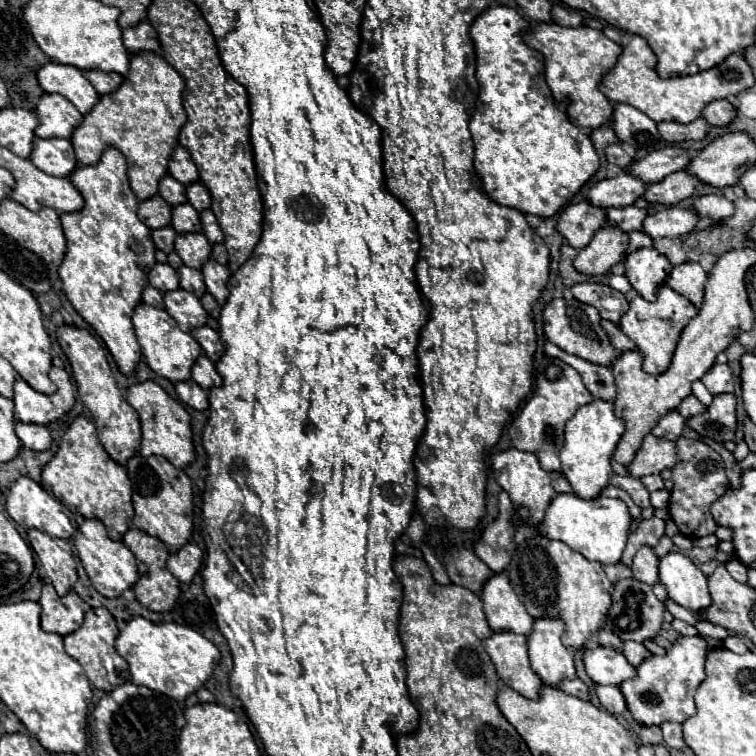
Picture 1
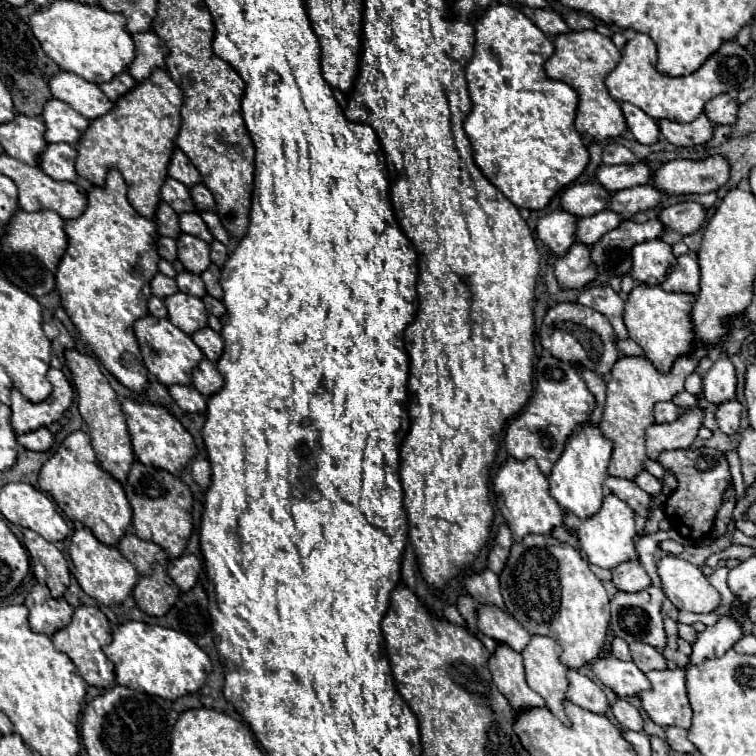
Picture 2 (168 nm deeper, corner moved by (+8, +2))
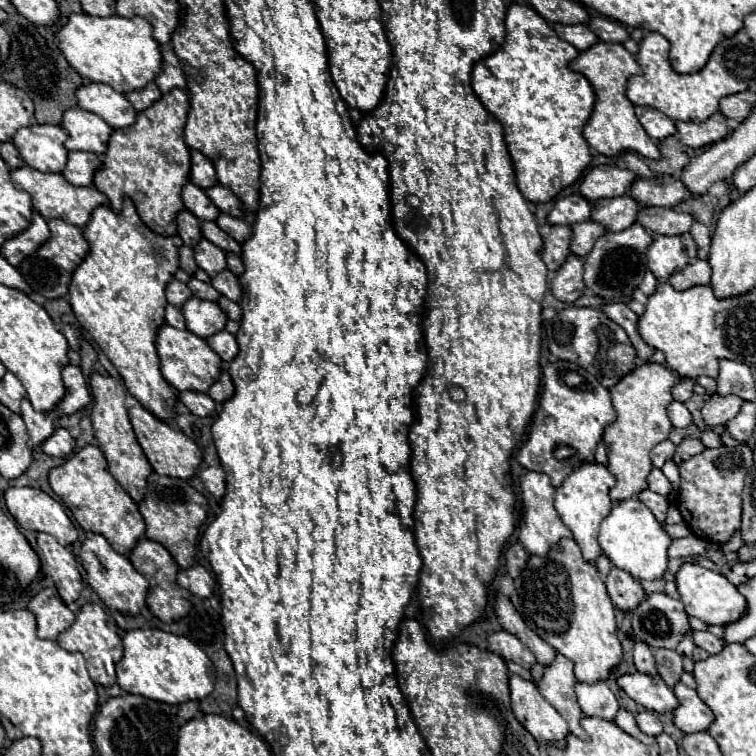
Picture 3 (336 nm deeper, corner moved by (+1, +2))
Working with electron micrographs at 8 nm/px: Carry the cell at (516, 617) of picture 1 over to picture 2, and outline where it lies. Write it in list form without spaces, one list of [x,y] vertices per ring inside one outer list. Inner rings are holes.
[[[480,604],[478,606],[478,628],[502,642],[514,648],[516,652],[522,652],[526,648],[526,642],[530,642],[530,634],[524,630],[524,626],[506,610],[494,606],[494,604]]]

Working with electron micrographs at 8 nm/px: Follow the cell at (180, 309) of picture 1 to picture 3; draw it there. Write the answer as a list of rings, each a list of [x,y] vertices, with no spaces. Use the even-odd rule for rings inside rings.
[[[191,298],[185,302],[181,308],[187,328],[193,334],[201,334],[201,338],[209,338],[225,328],[227,314],[217,306],[217,302],[201,300],[201,298]]]

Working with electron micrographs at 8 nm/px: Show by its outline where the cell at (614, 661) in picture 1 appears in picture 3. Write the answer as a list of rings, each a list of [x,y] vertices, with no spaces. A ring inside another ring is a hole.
[[[635,672],[635,674],[621,676],[617,682],[627,696],[631,696],[637,704],[657,714],[673,712],[679,706],[675,692],[659,676],[647,676],[647,674]]]

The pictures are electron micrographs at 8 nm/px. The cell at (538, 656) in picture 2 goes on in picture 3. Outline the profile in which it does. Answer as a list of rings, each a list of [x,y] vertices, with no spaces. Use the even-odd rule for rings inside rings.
[[[557,654],[557,662],[553,662],[553,666],[545,668],[545,674],[539,680],[537,688],[539,688],[541,696],[567,720],[571,734],[575,734],[581,740],[587,740],[587,734],[579,724],[583,714],[577,704],[573,686],[575,686],[573,662],[569,662],[565,656]]]

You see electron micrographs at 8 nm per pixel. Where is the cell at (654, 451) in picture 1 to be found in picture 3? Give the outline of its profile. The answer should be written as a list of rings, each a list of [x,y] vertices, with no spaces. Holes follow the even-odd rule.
[[[713,394],[705,406],[703,406],[703,420],[707,426],[719,426],[719,424],[727,424],[731,418],[737,416],[737,412],[743,406],[743,398],[729,394],[729,396],[719,396]]]

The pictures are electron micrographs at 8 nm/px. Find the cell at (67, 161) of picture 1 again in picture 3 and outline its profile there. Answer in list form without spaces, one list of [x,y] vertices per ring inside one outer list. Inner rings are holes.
[[[69,152],[69,160],[63,170],[63,176],[73,186],[91,186],[93,176],[101,168],[101,164],[103,164],[101,156],[93,152]]]

